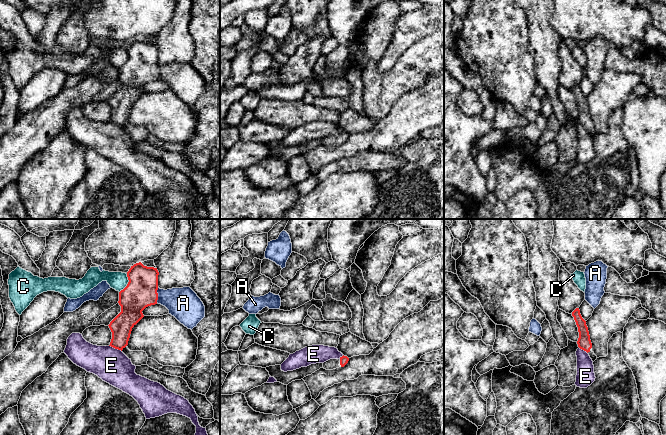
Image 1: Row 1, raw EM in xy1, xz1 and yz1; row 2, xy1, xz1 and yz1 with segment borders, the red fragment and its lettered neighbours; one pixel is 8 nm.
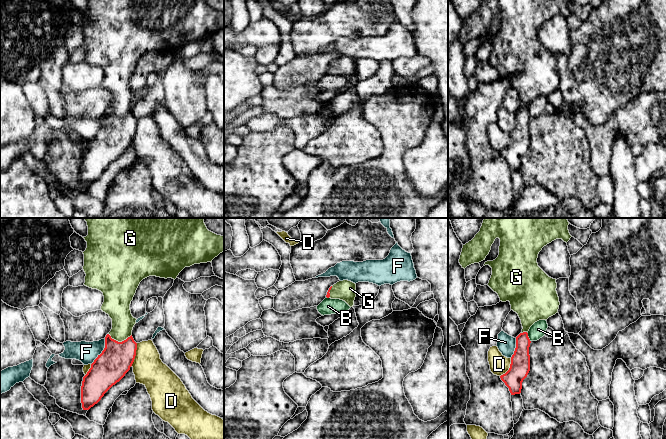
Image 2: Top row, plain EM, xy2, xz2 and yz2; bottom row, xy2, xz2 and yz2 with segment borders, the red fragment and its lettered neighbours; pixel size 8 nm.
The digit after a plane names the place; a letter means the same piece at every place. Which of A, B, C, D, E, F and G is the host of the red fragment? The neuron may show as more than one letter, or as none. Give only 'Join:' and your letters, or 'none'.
Join: G

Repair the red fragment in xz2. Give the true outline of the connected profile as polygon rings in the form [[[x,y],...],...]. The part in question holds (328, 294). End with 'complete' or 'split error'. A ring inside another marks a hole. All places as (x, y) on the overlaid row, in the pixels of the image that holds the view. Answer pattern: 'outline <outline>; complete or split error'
outline [[[348,280],[339,281],[329,288],[326,297],[343,300],[350,307],[353,307],[356,297],[356,284]]]; split error

